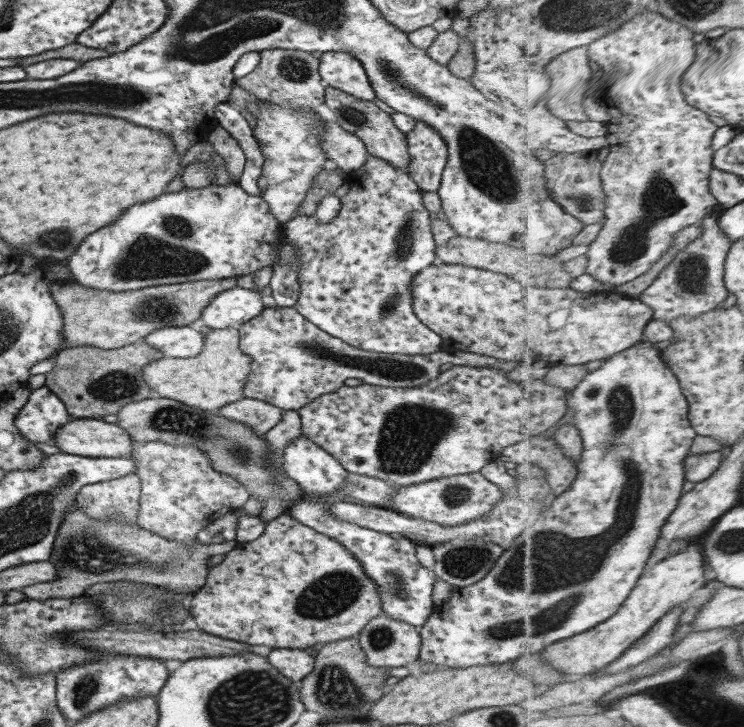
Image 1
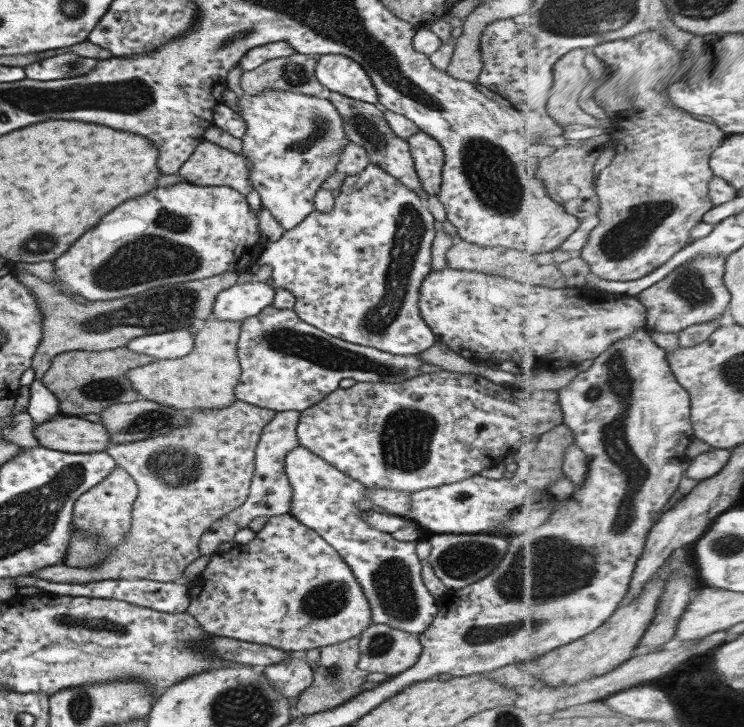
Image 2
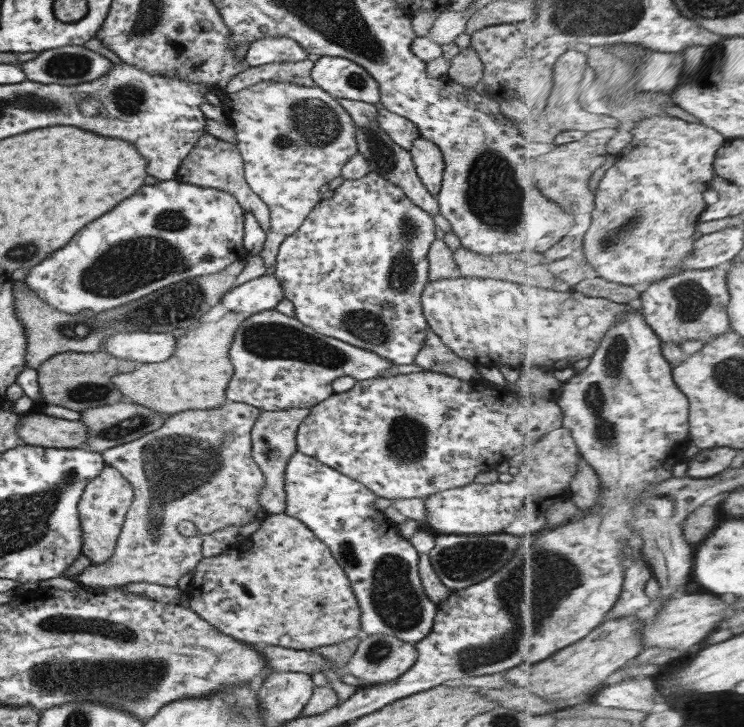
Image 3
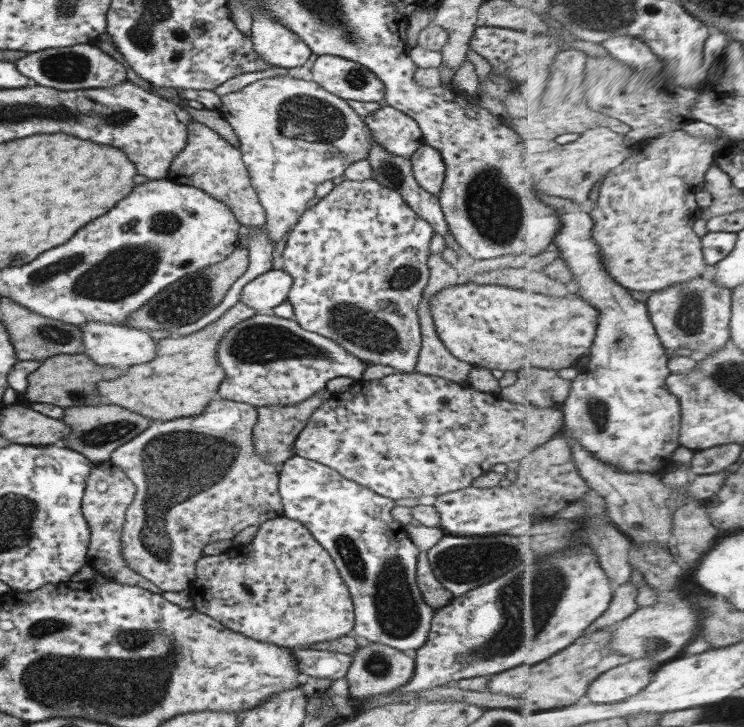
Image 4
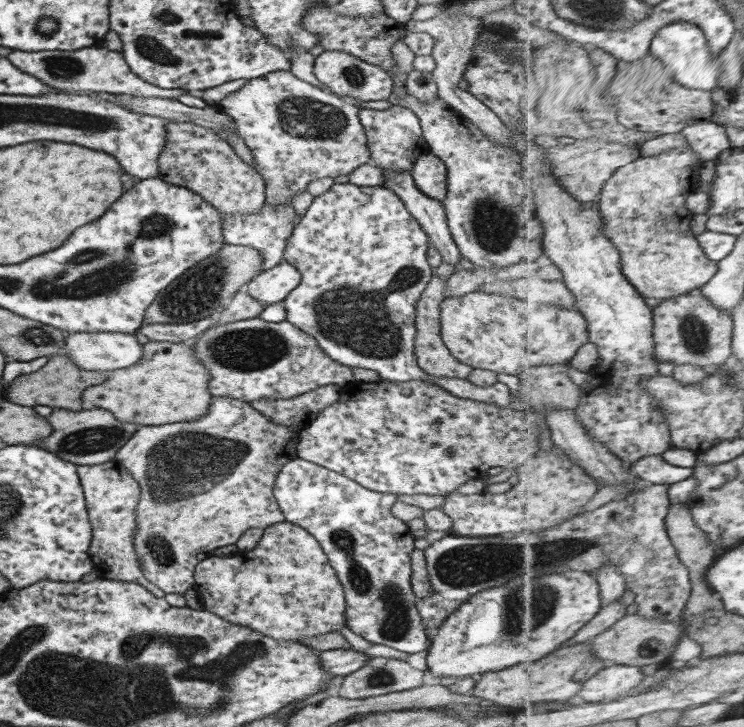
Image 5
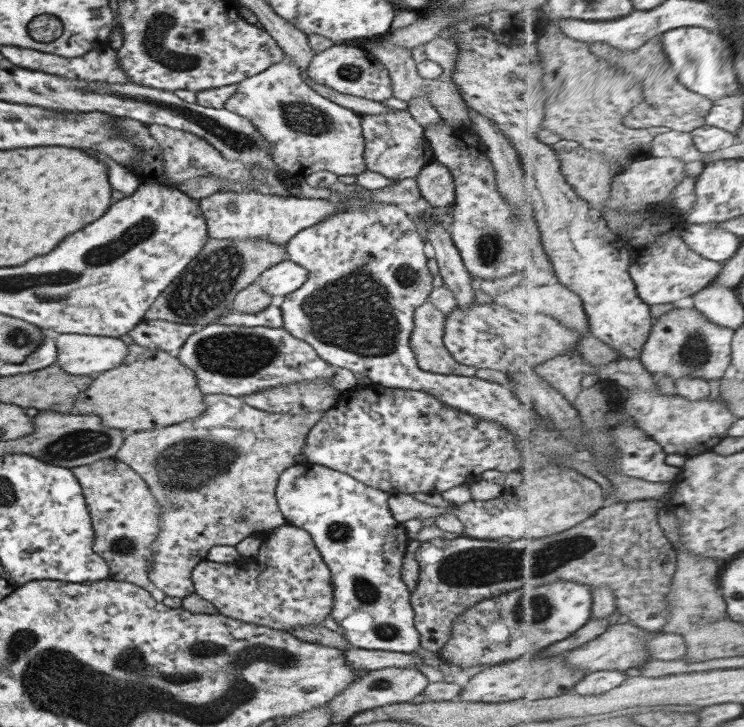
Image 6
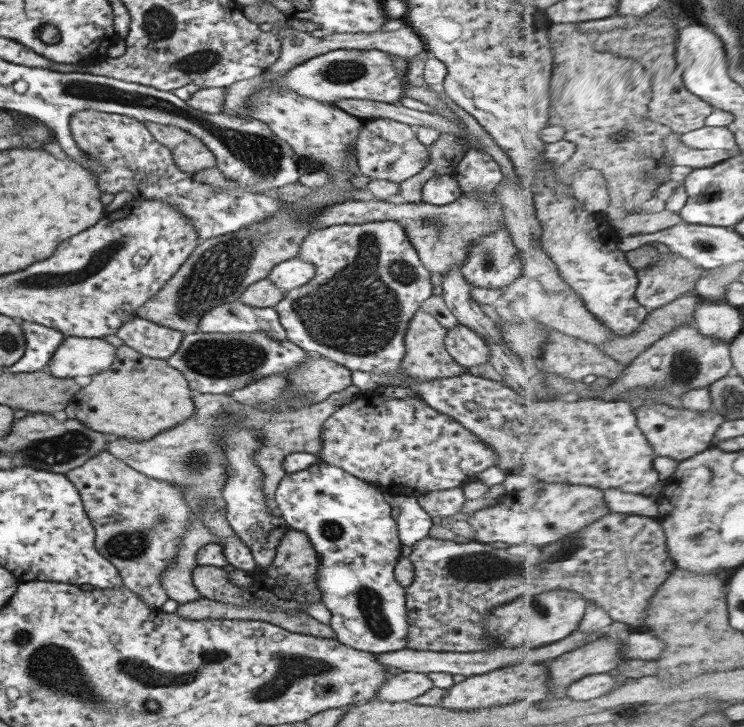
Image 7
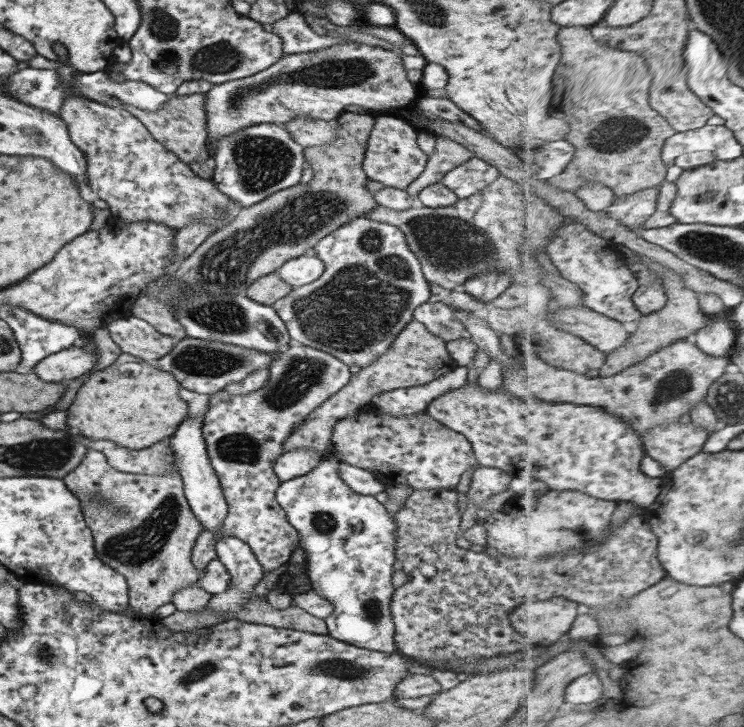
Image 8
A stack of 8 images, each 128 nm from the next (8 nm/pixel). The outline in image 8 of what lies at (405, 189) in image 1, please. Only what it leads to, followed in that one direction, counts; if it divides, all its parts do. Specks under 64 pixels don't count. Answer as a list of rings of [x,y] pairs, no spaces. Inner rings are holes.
[[[359,217],[324,236],[311,251],[325,263],[324,272],[310,284],[294,287],[272,305],[284,322],[291,343],[298,343],[327,352],[348,366],[374,363],[388,351],[392,341],[412,320],[415,308],[430,298],[430,284],[419,261],[406,242],[405,234],[395,225]],[[469,381],[459,388],[458,390],[452,390],[452,392],[444,393],[444,396],[440,398],[434,398],[430,404],[428,404],[425,412],[428,416],[432,416],[436,422],[444,424],[446,428],[453,430],[454,432],[460,432],[468,438],[468,442],[471,442],[474,454],[476,454],[476,460],[478,460],[478,465],[483,467],[498,468],[503,472],[508,473],[512,478],[518,476],[522,478],[542,478],[551,485],[552,489],[560,489],[561,491],[580,491],[590,496],[596,498],[602,498],[602,500],[614,500],[618,503],[620,501],[630,501],[637,503],[645,508],[649,508],[654,504],[657,504],[659,496],[662,491],[666,488],[664,487],[664,478],[654,478],[647,476],[642,472],[642,463],[644,462],[644,457],[648,455],[646,444],[643,441],[643,437],[636,432],[636,428],[632,424],[628,424],[628,420],[616,416],[608,412],[606,408],[588,406],[586,404],[570,404],[566,402],[548,402],[546,400],[532,400],[532,398],[526,398],[526,400],[520,400],[516,396],[504,392],[504,388],[501,386],[495,390],[485,390],[482,388],[478,382],[475,384],[470,384]]]

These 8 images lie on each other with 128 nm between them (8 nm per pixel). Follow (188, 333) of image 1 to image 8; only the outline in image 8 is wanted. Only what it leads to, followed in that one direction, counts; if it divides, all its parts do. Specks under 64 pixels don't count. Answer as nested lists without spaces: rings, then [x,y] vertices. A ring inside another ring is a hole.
[[[77,343],[40,360],[33,368],[33,373],[44,382],[68,383],[74,378],[90,372],[98,358],[98,351],[88,352]]]

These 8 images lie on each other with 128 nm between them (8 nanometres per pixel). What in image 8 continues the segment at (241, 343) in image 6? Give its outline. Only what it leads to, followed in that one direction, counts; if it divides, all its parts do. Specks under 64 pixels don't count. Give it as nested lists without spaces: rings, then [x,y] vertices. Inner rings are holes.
[[[185,337],[177,341],[174,348],[162,358],[149,361],[154,368],[160,368],[164,372],[173,374],[180,382],[180,385],[188,390],[194,390],[200,394],[211,395],[214,392],[225,390],[226,386],[232,382],[243,381],[252,371],[260,368],[268,368],[270,361],[276,357],[276,353],[266,354],[248,348],[240,348],[234,344],[224,344],[224,342],[212,342],[212,340],[202,340]]]

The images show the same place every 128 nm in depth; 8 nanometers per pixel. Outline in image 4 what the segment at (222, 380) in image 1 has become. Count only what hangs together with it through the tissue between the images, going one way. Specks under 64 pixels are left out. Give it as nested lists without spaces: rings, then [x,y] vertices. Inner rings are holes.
[[[240,302],[230,307],[221,318],[199,332],[188,336],[171,336],[160,339],[156,343],[156,355],[150,362],[128,367],[126,374],[116,377],[116,380],[104,380],[98,383],[96,390],[102,398],[108,400],[108,404],[116,404],[122,408],[128,408],[136,414],[141,414],[150,420],[174,420],[182,416],[196,416],[200,414],[214,399],[218,398],[218,389],[224,379],[224,368],[218,364],[216,351],[220,346],[220,339],[224,334],[244,320],[256,316],[256,310]]]

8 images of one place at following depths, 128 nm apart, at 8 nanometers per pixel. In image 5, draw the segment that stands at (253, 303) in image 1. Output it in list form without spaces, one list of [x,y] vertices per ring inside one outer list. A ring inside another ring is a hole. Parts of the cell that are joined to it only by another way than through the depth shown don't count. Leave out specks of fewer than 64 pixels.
[[[284,261],[274,268],[264,269],[245,289],[266,306],[282,302],[300,284],[300,280],[300,271]]]

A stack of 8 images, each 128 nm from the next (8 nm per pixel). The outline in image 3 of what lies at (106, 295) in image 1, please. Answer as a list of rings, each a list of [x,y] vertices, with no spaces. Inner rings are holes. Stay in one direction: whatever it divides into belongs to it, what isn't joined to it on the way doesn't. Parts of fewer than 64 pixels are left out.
[[[242,258],[240,261],[232,262],[228,267],[218,272],[194,278],[186,278],[180,282],[168,285],[166,288],[156,290],[150,296],[138,298],[138,300],[128,302],[128,304],[124,304],[124,306],[119,306],[118,308],[110,308],[110,310],[100,312],[100,314],[96,313],[95,316],[92,316],[94,317],[92,319],[82,314],[64,314],[64,312],[58,312],[50,304],[46,304],[44,300],[40,300],[24,282],[13,282],[16,316],[18,316],[18,321],[21,323],[24,336],[26,336],[26,364],[28,367],[38,370],[38,367],[42,363],[57,354],[65,352],[96,352],[104,345],[104,337],[118,332],[149,331],[170,333],[170,331],[174,331],[175,329],[186,328],[189,324],[200,321],[202,316],[221,301],[222,296],[226,292],[230,292],[230,289],[236,286],[237,276],[242,272],[245,265],[246,259]]]

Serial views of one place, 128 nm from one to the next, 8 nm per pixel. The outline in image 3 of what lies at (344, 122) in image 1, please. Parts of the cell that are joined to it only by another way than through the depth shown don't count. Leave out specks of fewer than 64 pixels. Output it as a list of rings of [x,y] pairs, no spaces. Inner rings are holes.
[[[338,98],[338,103],[346,109],[346,112],[352,117],[352,121],[356,125],[356,142],[360,154],[364,155],[370,171],[378,172],[380,176],[384,176],[388,182],[396,184],[404,195],[417,208],[423,209],[430,217],[435,217],[440,213],[436,198],[424,187],[420,177],[418,176],[414,162],[412,162],[410,151],[404,150],[402,146],[398,146],[376,122],[378,110],[374,104],[360,102],[359,100],[348,100],[346,98]]]

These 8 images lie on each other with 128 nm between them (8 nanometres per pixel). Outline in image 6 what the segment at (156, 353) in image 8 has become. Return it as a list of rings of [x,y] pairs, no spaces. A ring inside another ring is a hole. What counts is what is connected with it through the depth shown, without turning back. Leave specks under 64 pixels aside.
[[[145,319],[140,322],[128,336],[132,338],[134,344],[140,344],[150,350],[166,350],[172,356],[178,356],[182,345],[186,339],[195,334],[198,327],[192,327],[188,324],[175,324],[168,321],[156,321]]]

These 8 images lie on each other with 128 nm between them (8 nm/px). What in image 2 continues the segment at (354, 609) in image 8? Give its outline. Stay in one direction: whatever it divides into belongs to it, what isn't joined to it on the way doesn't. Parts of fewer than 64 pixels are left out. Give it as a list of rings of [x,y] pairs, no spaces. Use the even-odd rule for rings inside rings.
[[[298,446],[288,452],[285,456],[285,472],[290,480],[290,486],[292,486],[292,506],[289,513],[306,527],[316,531],[339,552],[342,560],[352,568],[352,574],[360,582],[362,592],[370,604],[371,622],[388,624],[392,628],[416,635],[422,634],[437,616],[438,607],[437,600],[431,595],[431,592],[428,592],[428,588],[422,580],[422,564],[415,551],[417,541],[398,541],[390,533],[382,532],[372,525],[368,525],[360,517],[361,511],[356,506],[356,502],[364,500],[365,486],[327,464],[320,456],[312,454],[308,448]]]

